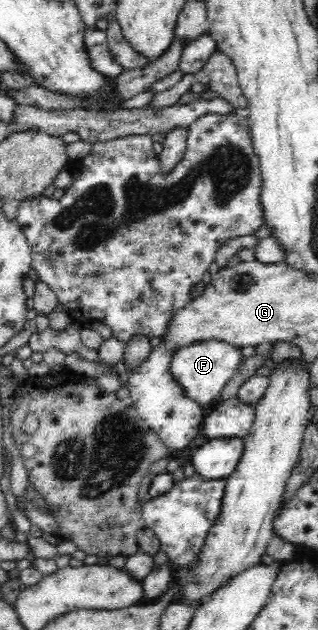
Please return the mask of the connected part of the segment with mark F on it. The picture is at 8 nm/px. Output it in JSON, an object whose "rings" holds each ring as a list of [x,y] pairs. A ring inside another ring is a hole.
{"rings":[[[209,339],[176,350],[170,362],[170,371],[183,389],[185,396],[197,401],[202,407],[210,408],[225,384],[237,374],[243,358],[241,349],[233,346],[232,343],[221,342],[220,339]]]}

